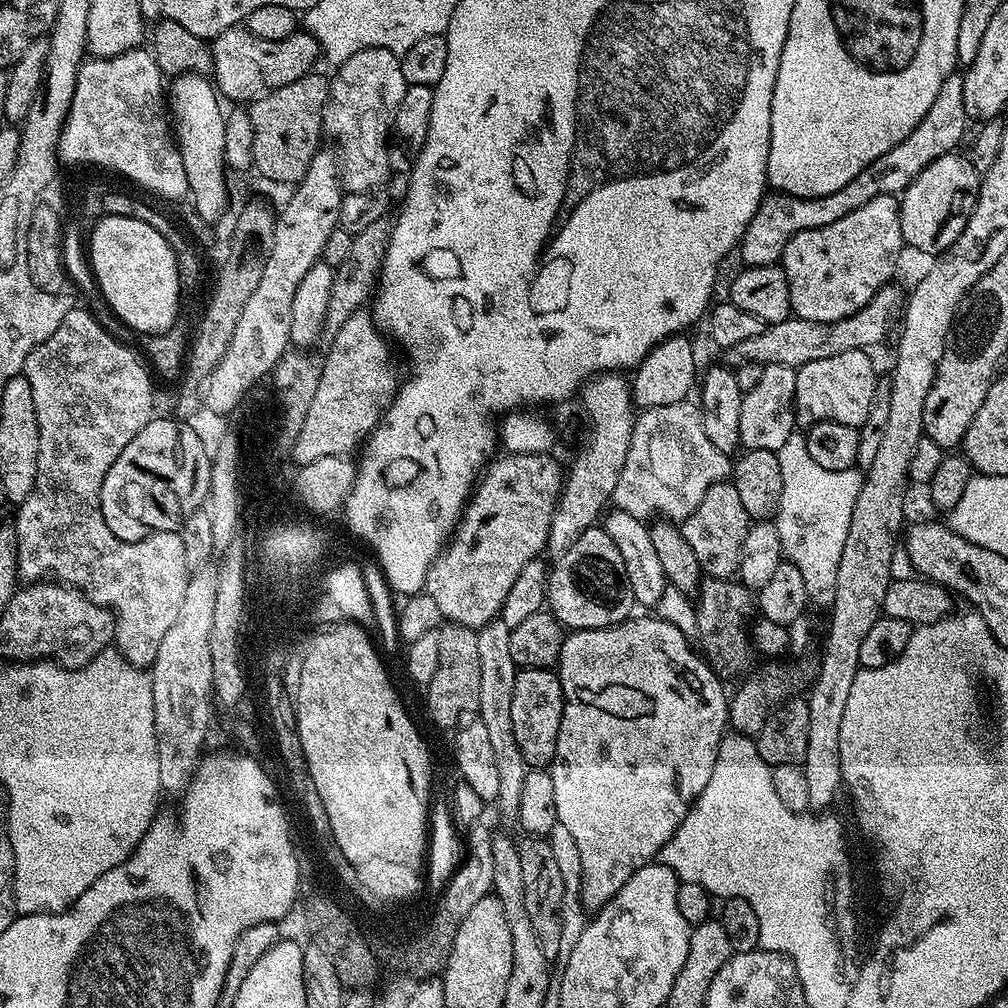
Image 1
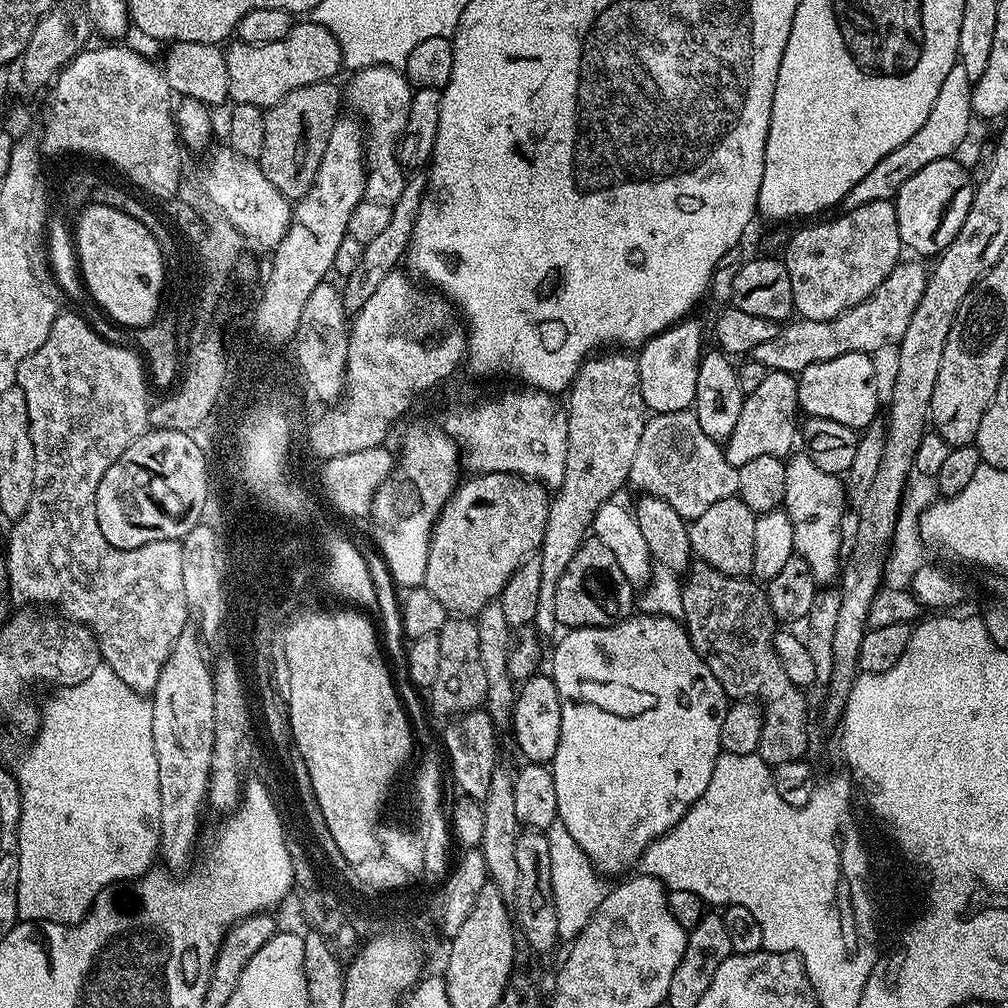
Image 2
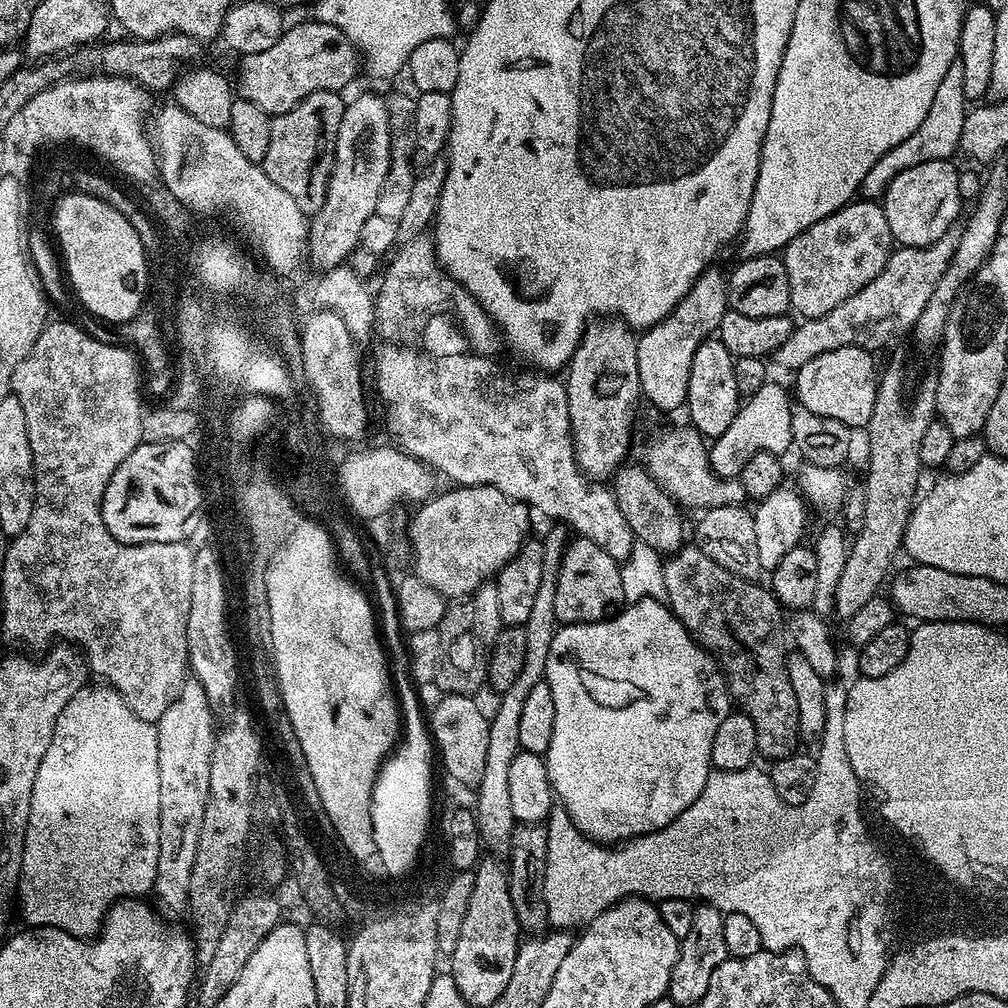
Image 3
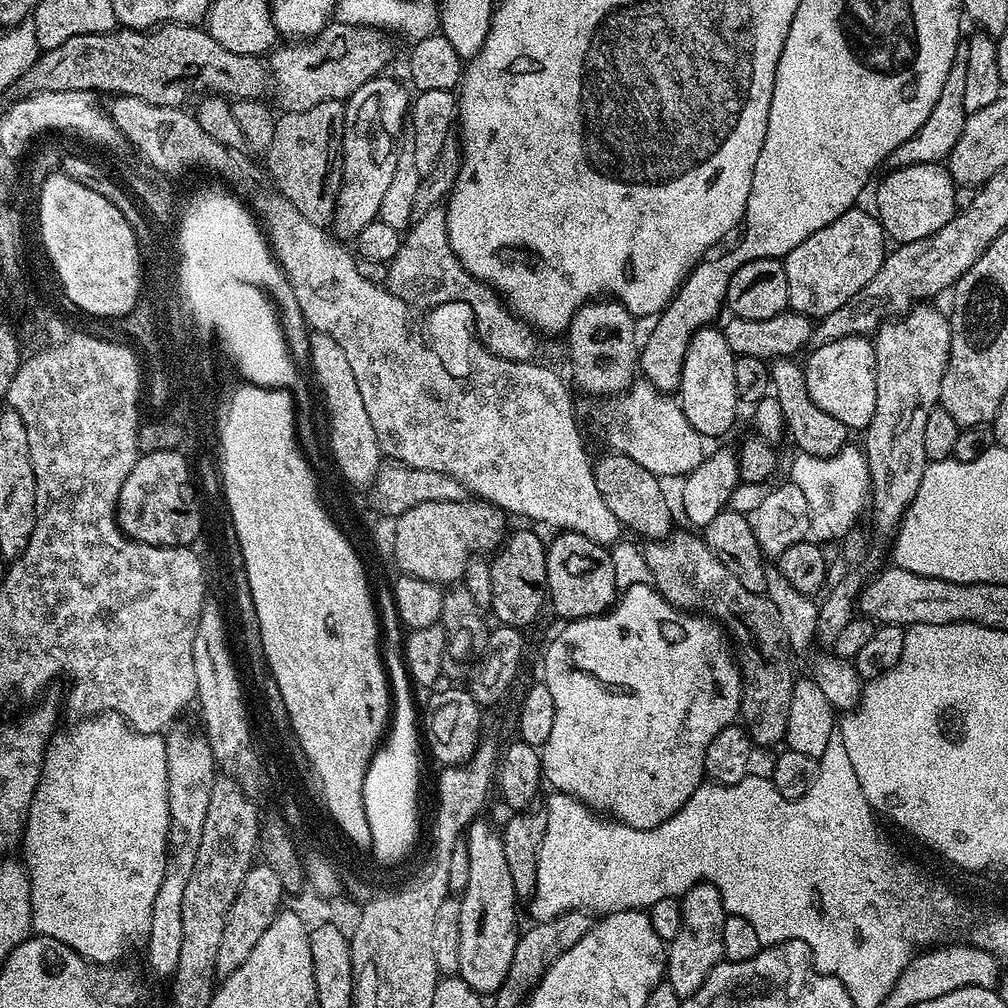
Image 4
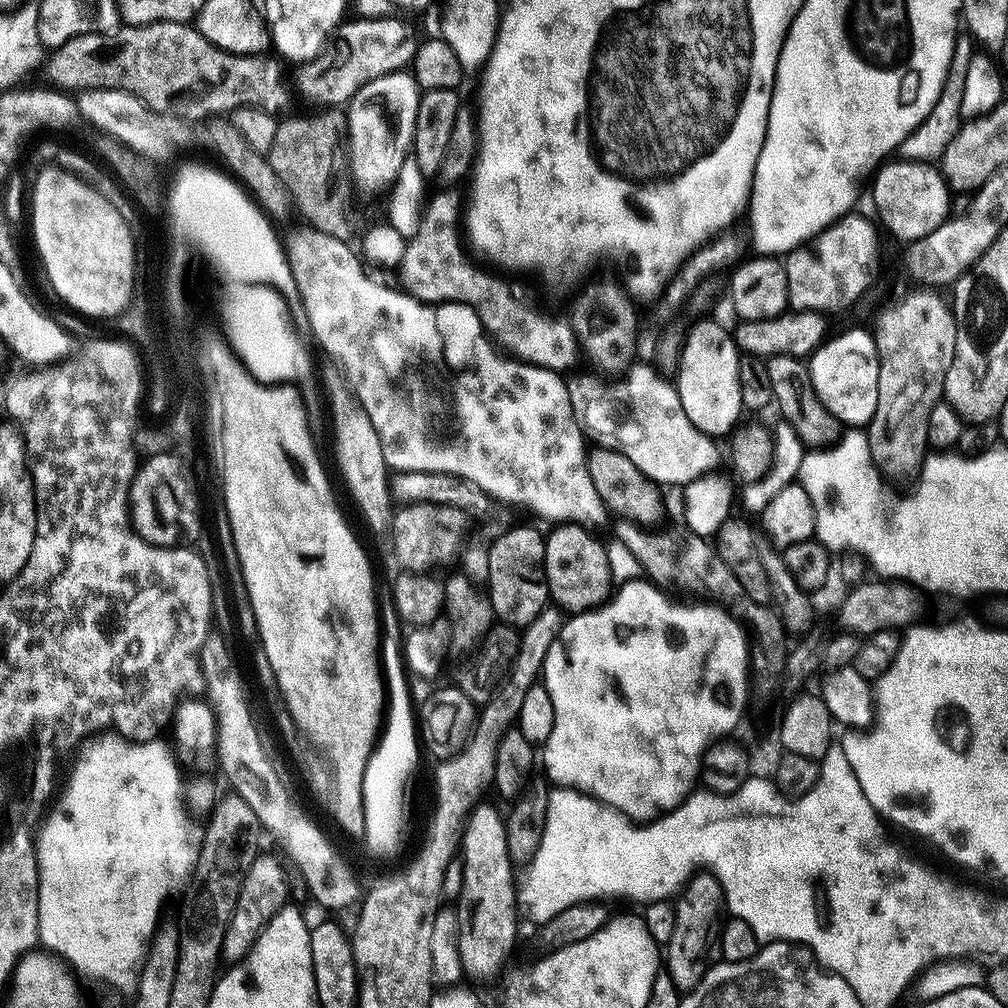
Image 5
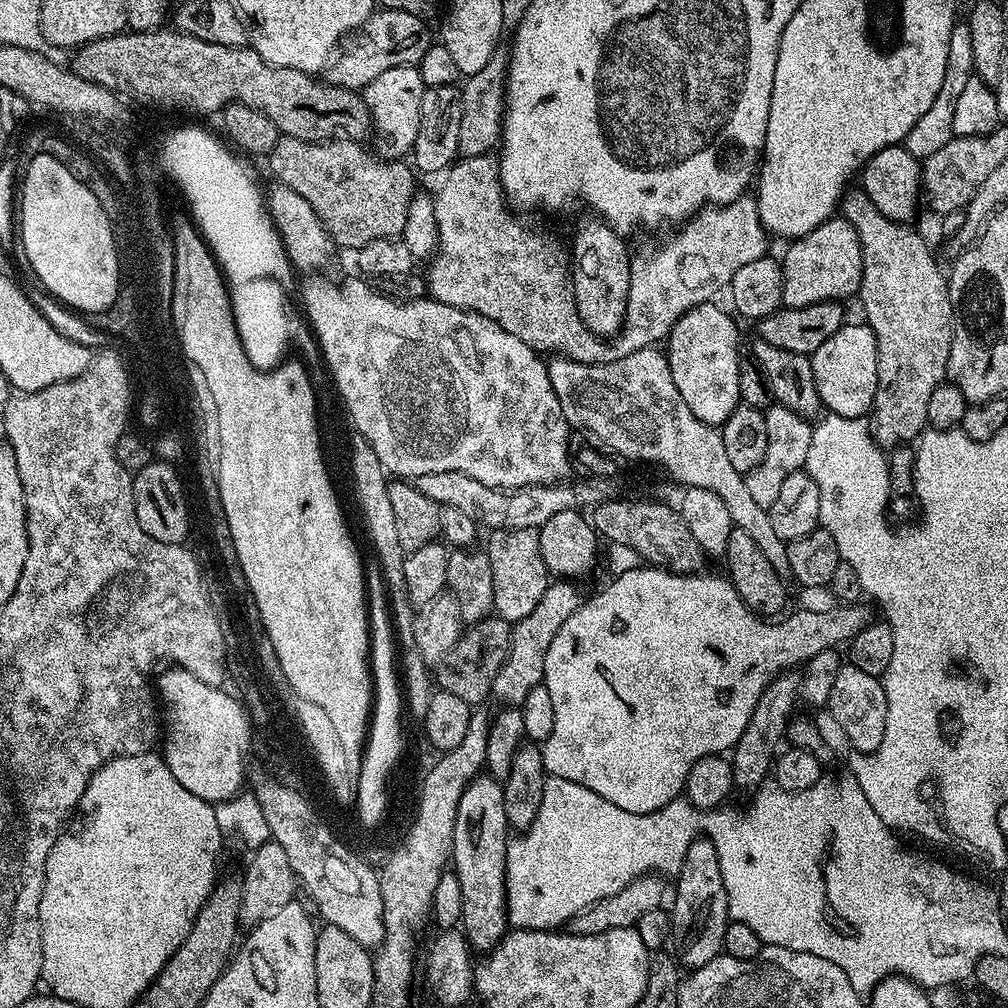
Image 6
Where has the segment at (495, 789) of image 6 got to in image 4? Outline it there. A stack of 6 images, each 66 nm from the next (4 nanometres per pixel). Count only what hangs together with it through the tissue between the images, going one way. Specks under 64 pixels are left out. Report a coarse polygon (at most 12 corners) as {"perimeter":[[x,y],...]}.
{"perimeter":[[466,829],[458,974],[494,994],[514,962],[518,897],[500,832]]}

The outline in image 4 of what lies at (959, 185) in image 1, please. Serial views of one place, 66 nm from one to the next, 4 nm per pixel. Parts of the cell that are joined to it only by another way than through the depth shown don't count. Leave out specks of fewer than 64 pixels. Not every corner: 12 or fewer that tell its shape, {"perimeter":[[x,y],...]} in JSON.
{"perimeter":[[943,163],[894,168],[874,212],[889,241],[918,242],[956,215]]}

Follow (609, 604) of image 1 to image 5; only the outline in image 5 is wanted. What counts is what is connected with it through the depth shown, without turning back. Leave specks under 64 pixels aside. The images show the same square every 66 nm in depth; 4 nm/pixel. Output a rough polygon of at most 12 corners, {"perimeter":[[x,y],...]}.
{"perimeter":[[583,524],[547,533],[548,594],[568,614],[611,597],[606,547]]}

